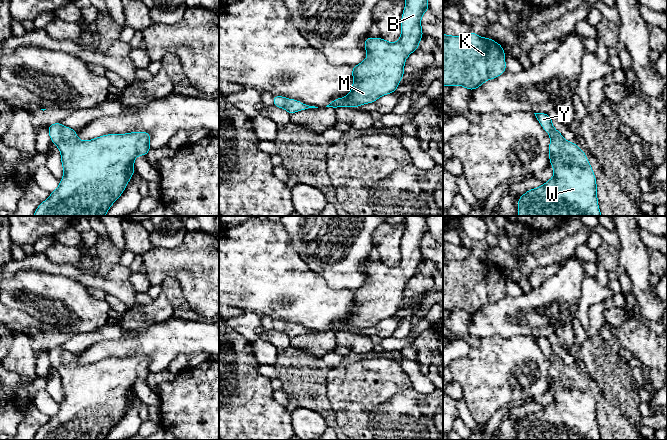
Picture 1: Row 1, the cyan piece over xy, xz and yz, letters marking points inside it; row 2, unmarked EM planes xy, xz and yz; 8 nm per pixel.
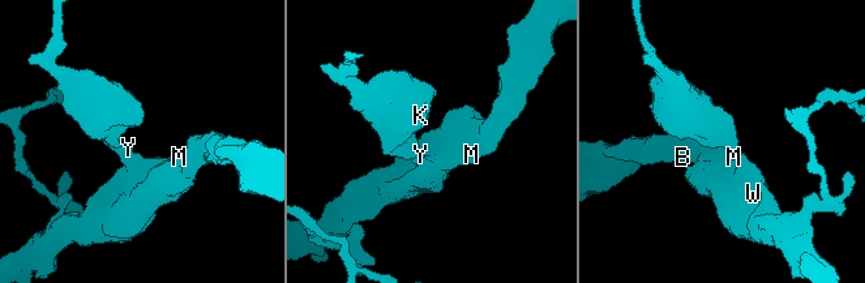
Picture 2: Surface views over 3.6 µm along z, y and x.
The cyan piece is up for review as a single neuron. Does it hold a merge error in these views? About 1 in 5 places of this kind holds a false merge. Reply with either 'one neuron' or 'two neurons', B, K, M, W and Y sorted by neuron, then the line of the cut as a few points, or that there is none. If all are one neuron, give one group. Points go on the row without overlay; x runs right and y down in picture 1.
one neuron | B K M W Y | no cut

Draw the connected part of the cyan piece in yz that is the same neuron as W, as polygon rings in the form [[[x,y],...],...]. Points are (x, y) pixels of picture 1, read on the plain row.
[[[534,337],[550,359],[549,384],[554,401],[518,422],[518,440],[601,440],[597,423],[596,401],[586,378],[574,366],[566,365],[552,349],[548,337]]]

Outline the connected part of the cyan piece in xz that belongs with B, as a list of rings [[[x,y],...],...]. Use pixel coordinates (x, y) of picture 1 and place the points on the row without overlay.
[[[406,216],[401,242],[401,261],[395,267],[368,261],[364,272],[368,281],[352,290],[353,310],[344,322],[336,322],[326,331],[354,331],[373,327],[379,321],[394,317],[404,300],[406,282],[419,272],[423,261],[421,241],[429,234],[427,216]]]

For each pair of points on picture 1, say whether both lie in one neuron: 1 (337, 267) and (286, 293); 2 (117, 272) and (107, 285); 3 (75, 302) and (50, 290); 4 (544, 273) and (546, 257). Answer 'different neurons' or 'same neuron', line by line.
1: different neurons
2: same neuron
3: same neuron
4: different neurons

